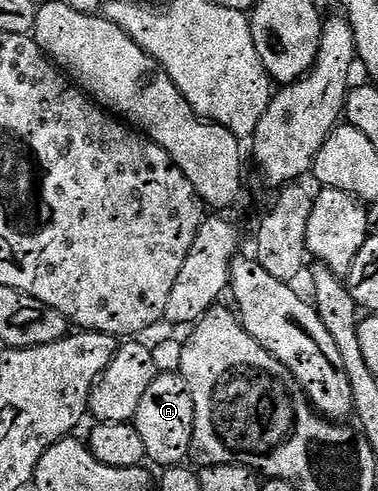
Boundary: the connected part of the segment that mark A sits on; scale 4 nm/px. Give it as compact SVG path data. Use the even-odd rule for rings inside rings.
M160 373L153 381L153 385L149 385L133 422L137 433L141 433L147 459L155 462L156 468L178 467L188 462L192 454L195 410L193 393L189 393L189 385L185 385L182 375Z

